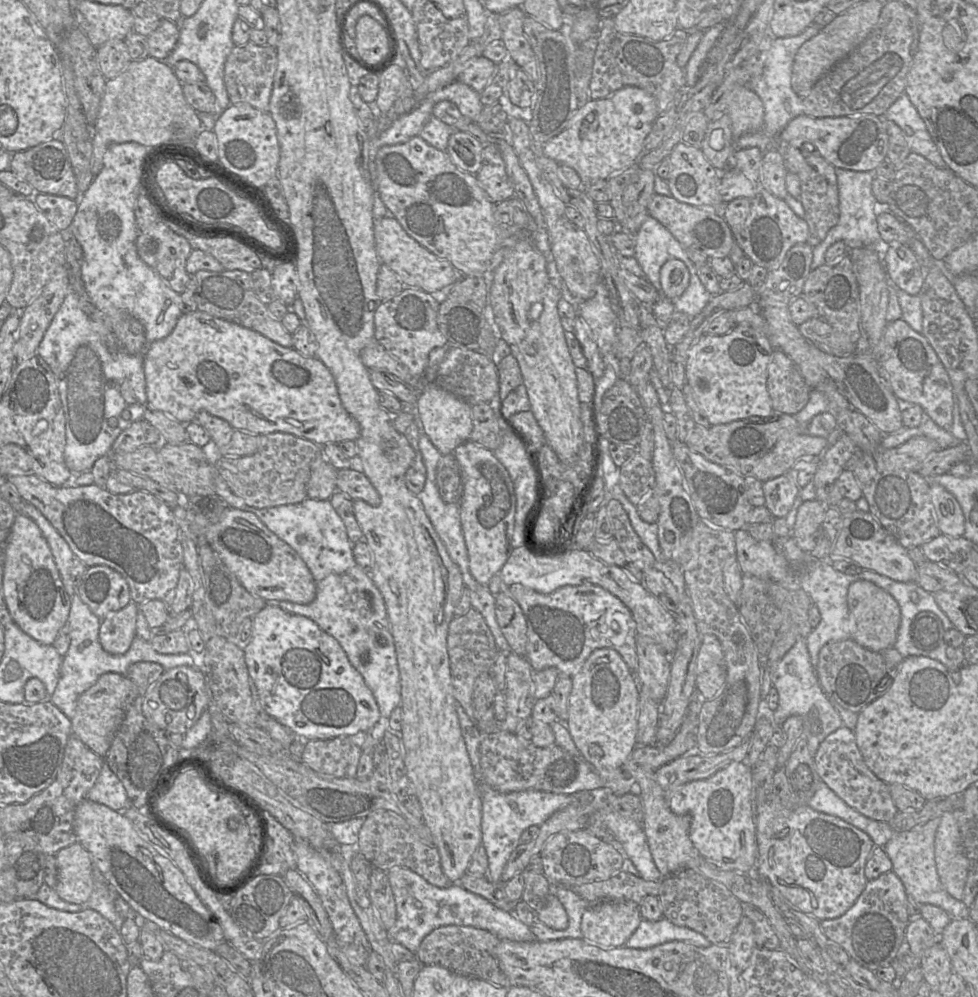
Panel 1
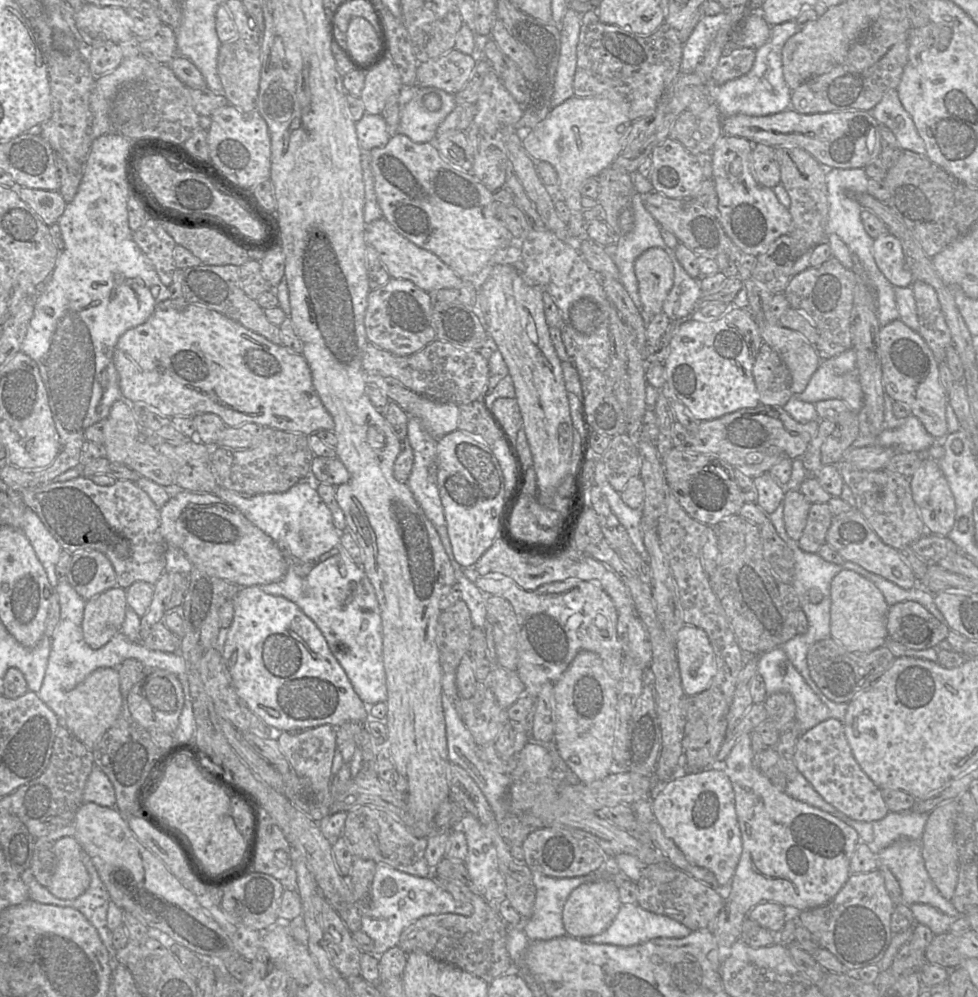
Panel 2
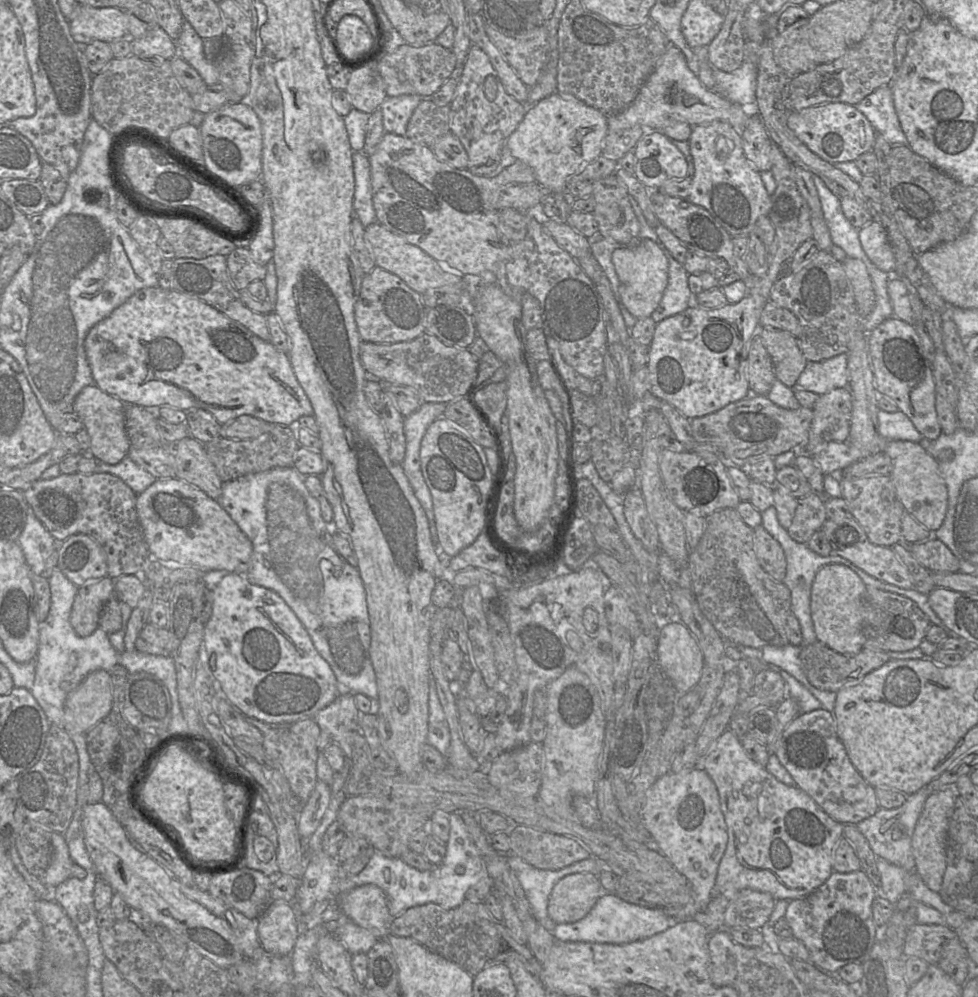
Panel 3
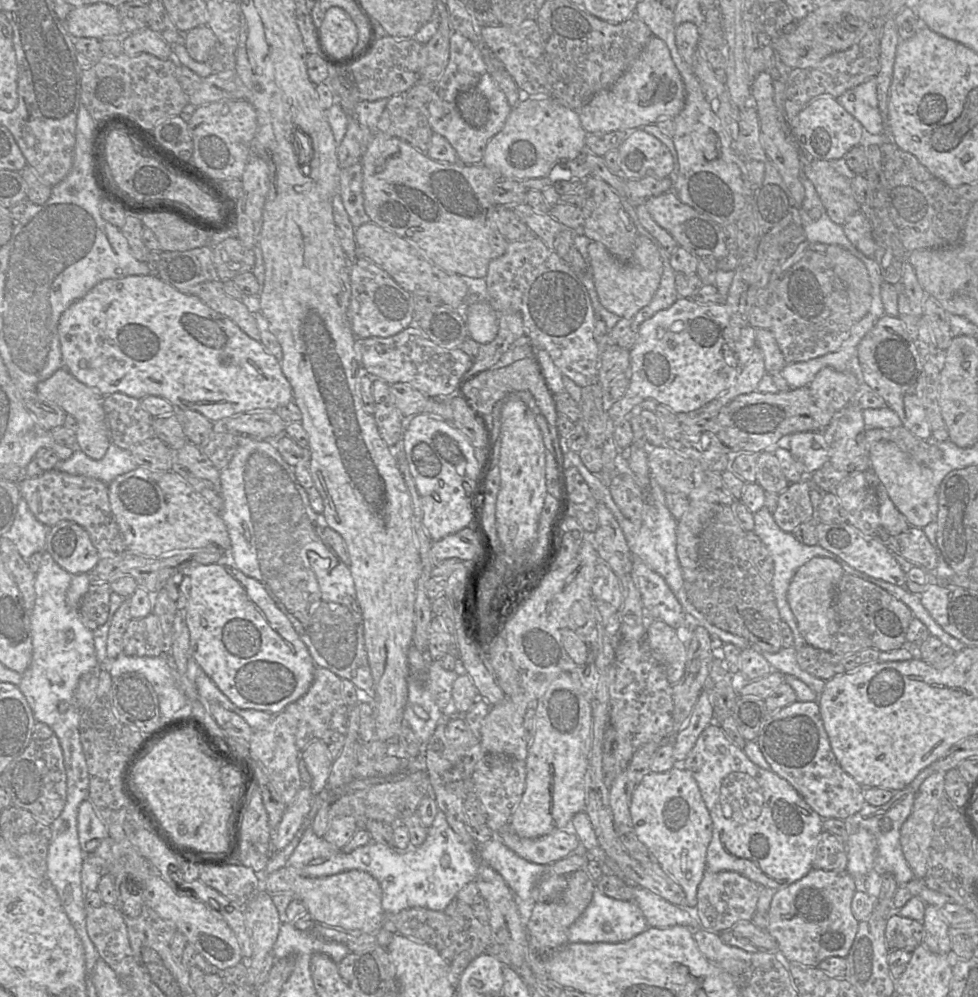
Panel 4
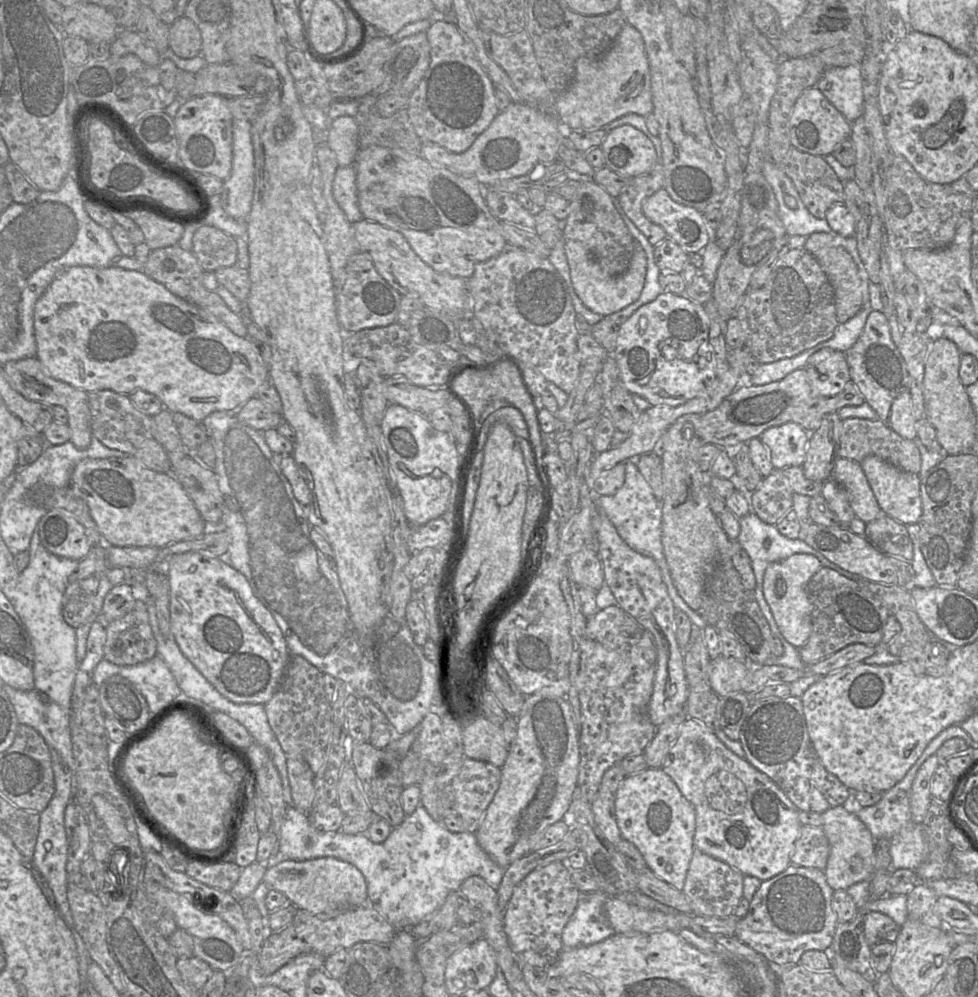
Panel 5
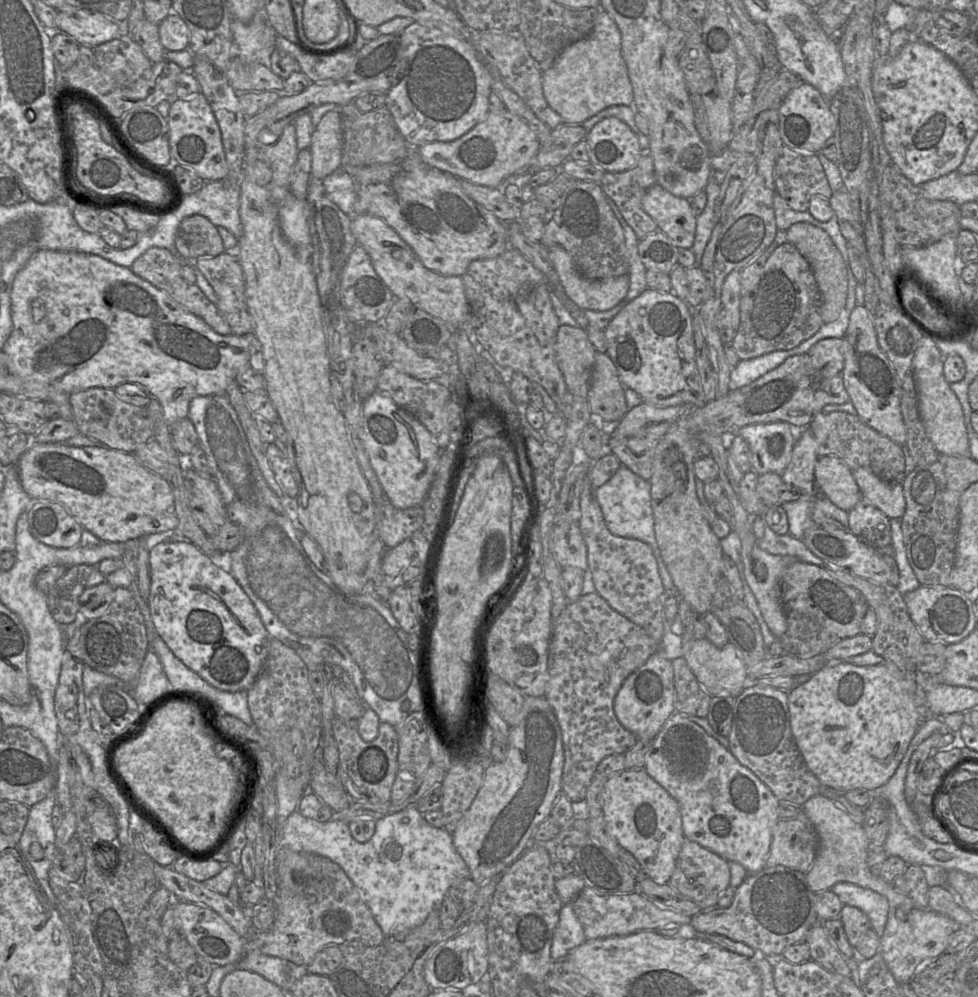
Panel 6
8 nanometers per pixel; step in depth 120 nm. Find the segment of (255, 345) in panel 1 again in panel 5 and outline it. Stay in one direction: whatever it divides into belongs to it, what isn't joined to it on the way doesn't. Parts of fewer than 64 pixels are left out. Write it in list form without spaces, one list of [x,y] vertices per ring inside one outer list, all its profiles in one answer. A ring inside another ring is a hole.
[[[75,266],[64,270],[56,276],[34,306],[34,336],[37,347],[35,358],[40,361],[50,377],[88,393],[111,390],[129,395],[136,390],[143,390],[155,395],[168,411],[181,413],[198,421],[203,421],[213,412],[234,411],[241,408],[251,398],[256,397],[260,386],[269,380],[268,367],[249,339],[235,335],[216,317],[178,298],[164,285],[149,278],[143,271],[90,266]]]

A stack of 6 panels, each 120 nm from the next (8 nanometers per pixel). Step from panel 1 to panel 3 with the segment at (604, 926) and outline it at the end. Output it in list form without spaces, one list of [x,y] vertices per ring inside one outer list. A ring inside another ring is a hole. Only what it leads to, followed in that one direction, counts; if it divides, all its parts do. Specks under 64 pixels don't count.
[[[591,873],[569,874],[553,887],[548,914],[555,924],[574,923],[584,918],[606,892]]]

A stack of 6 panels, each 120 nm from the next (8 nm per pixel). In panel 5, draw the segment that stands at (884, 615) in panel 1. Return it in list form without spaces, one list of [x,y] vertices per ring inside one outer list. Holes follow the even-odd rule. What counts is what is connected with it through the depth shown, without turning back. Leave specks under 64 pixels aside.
[[[795,554],[767,566],[762,582],[764,598],[784,639],[797,648],[803,647],[812,630],[812,604],[806,587],[823,565],[809,554]]]

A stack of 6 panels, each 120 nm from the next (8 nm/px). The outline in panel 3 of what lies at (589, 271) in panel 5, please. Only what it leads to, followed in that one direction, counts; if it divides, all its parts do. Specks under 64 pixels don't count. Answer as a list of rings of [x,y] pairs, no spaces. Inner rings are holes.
[[[643,239],[635,245],[616,249],[612,262],[619,278],[618,301],[635,318],[648,318],[658,307],[668,282],[669,263],[656,243]]]

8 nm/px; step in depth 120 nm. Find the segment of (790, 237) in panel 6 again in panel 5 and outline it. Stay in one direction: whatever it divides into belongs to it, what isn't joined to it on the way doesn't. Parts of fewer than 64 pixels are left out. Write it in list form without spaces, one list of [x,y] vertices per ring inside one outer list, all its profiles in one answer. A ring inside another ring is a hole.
[[[823,232],[807,236],[804,249],[818,260],[834,289],[838,322],[844,323],[854,317],[862,305],[862,290],[858,268],[851,255],[832,236]]]

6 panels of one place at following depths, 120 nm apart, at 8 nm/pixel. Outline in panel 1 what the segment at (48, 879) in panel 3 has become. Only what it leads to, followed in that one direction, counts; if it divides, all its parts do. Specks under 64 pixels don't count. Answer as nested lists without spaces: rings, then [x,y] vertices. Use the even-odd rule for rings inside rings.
[[[78,842],[59,850],[55,855],[57,884],[54,888],[64,901],[85,903],[94,888],[93,861]]]

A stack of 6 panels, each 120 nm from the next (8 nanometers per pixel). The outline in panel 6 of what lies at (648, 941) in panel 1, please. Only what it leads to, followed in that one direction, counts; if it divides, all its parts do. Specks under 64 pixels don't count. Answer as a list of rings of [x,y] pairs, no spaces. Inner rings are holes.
[[[571,903],[562,906],[559,921],[554,929],[550,954],[553,961],[566,958],[567,954],[586,941],[583,928]]]

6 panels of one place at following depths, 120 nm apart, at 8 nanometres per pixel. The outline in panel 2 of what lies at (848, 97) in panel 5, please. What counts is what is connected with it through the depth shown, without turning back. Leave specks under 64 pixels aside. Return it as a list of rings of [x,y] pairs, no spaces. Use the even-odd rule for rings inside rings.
[[[896,89],[887,91],[881,101],[869,112],[879,123],[894,133],[898,147],[925,155],[925,143],[911,116],[903,107]]]

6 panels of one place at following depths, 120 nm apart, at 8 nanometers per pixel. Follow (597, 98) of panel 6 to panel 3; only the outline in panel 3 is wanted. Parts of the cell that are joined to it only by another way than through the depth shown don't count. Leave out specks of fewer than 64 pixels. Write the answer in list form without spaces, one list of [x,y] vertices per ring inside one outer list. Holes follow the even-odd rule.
[[[670,45],[659,59],[655,69],[640,88],[634,101],[623,111],[609,114],[608,130],[617,131],[641,126],[647,130],[663,131],[673,121],[683,121],[691,126],[721,120],[742,131],[750,115],[758,114],[754,104],[740,105],[729,101],[717,91],[706,89],[698,77],[689,69],[682,52]]]

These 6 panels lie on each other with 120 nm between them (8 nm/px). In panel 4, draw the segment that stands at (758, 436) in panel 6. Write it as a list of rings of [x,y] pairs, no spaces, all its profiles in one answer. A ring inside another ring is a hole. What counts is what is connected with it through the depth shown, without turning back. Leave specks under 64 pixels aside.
[[[820,431],[790,434],[781,441],[789,443],[787,450],[804,465],[807,476],[829,461],[829,447]]]

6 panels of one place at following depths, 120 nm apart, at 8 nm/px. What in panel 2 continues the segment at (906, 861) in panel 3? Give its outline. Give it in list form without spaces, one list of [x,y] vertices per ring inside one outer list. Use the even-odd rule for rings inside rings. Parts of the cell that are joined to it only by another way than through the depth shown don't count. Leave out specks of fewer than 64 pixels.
[[[889,811],[883,819],[872,822],[874,840],[868,846],[878,852],[900,839],[921,840],[928,815]]]

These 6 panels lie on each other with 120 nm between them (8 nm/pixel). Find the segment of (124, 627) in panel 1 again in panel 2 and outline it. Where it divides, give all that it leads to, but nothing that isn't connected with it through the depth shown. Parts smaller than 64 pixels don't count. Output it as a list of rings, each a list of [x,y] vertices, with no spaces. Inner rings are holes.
[[[111,588],[85,603],[82,630],[84,641],[94,650],[120,632],[127,610],[125,589]]]

